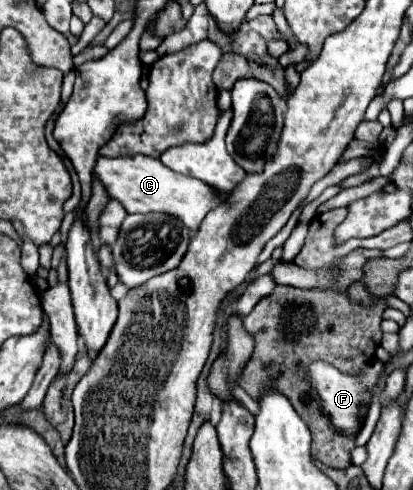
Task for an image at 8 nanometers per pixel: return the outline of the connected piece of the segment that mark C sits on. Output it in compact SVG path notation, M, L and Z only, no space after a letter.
M98 156L92 176L102 182L108 196L118 200L128 214L148 214L148 212L164 212L184 220L190 228L192 236L196 234L204 216L218 204L222 204L228 196L218 196L210 190L210 186L198 182L196 178L182 176L178 172L170 172L158 158L150 156L126 156L126 158L106 158Z

